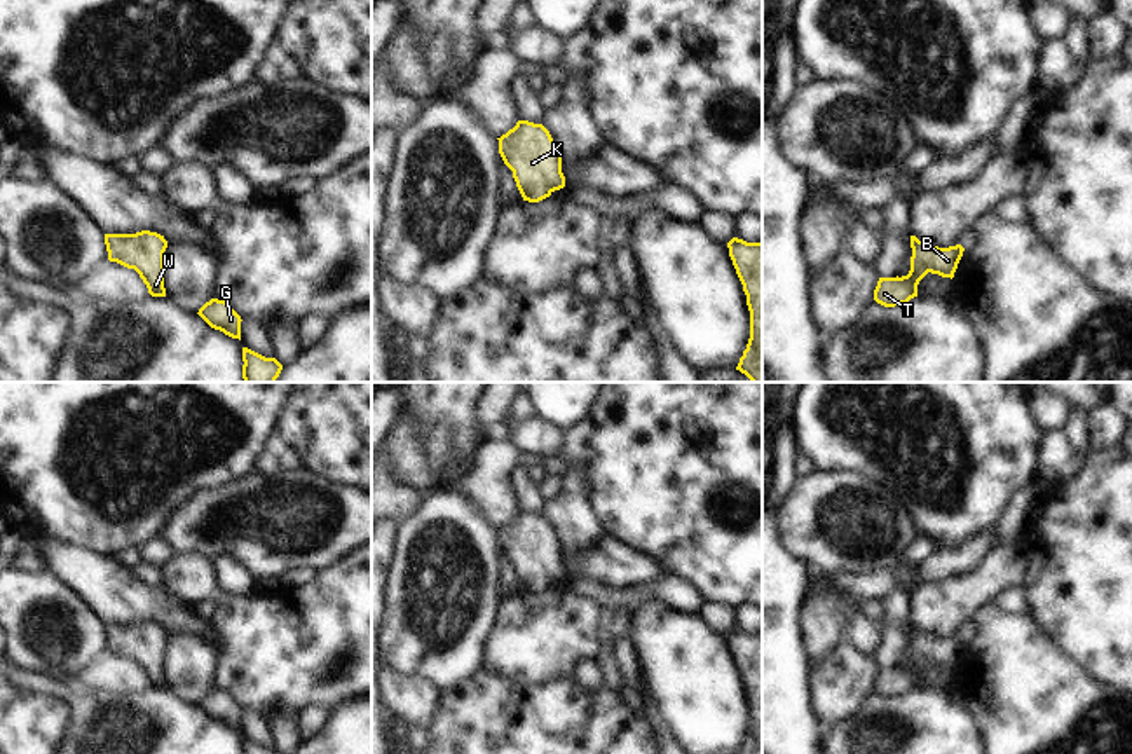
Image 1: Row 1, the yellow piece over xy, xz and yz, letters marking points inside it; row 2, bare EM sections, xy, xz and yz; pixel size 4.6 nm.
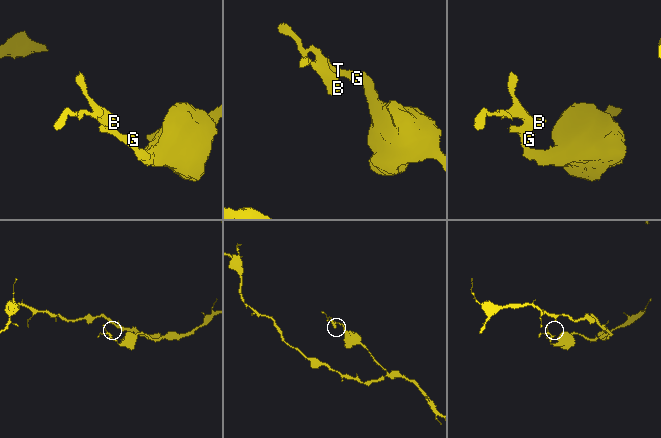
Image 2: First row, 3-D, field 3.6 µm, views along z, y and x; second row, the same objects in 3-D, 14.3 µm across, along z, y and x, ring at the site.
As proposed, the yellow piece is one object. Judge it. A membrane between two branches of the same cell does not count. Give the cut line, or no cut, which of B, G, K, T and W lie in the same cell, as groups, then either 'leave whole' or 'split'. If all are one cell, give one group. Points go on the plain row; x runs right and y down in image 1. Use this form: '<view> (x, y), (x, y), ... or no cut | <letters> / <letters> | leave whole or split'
no cut | B G K T W | leave whole

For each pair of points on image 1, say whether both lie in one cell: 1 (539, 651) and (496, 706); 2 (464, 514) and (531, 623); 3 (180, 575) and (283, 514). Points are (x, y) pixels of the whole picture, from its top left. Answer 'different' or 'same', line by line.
1: different
2: different
3: different

